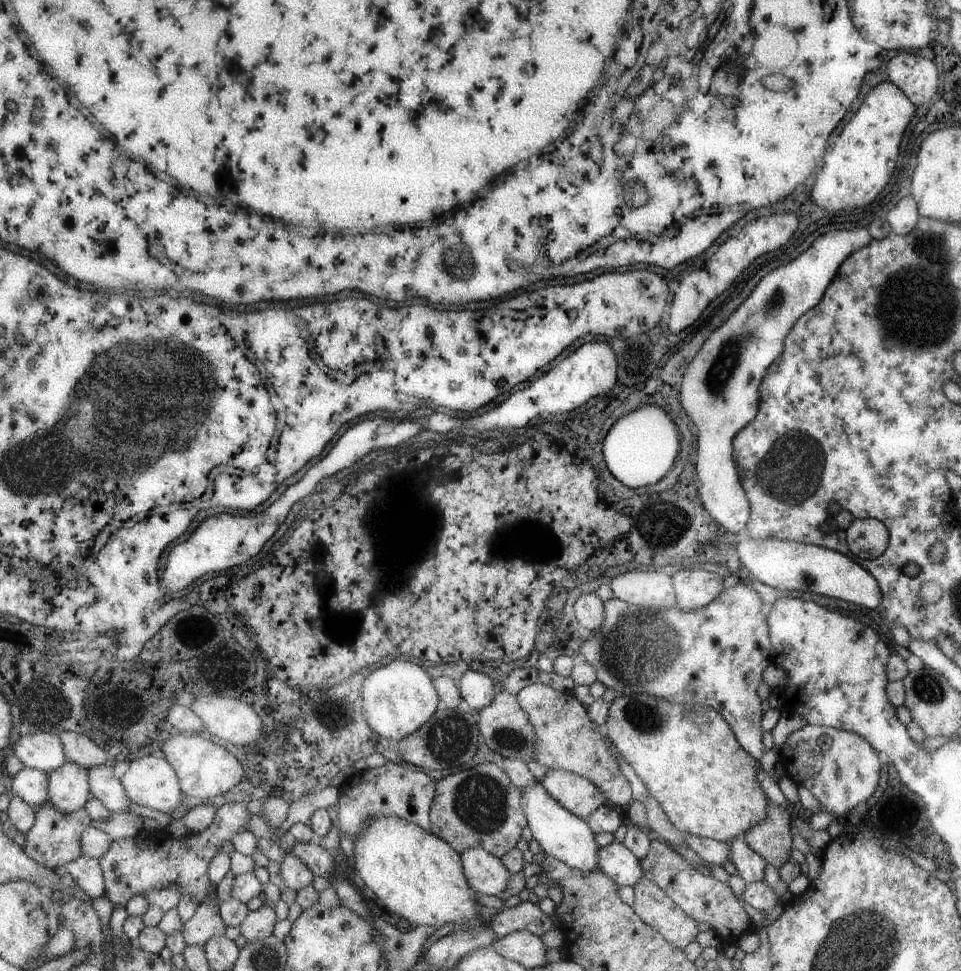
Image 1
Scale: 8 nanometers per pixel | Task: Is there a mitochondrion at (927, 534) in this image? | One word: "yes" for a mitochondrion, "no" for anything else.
no

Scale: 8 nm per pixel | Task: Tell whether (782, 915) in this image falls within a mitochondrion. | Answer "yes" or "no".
no

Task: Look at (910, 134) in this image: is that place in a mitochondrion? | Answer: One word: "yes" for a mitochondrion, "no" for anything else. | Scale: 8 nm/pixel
no

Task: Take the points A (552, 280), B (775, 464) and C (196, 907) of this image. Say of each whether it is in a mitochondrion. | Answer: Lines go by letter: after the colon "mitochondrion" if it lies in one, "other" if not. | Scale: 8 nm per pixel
A: other
B: mitochondrion
C: other

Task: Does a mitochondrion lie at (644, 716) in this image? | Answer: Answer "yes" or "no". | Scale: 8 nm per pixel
yes

